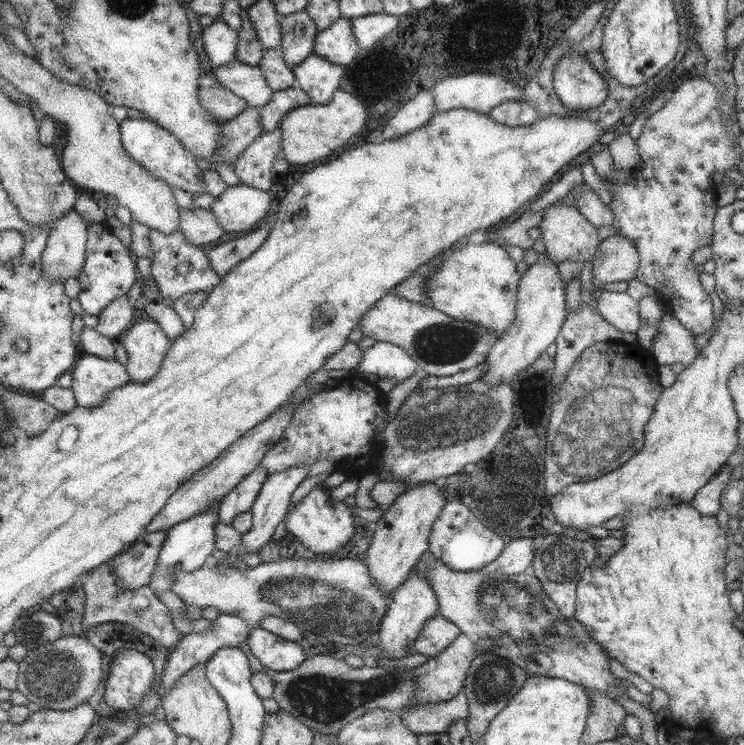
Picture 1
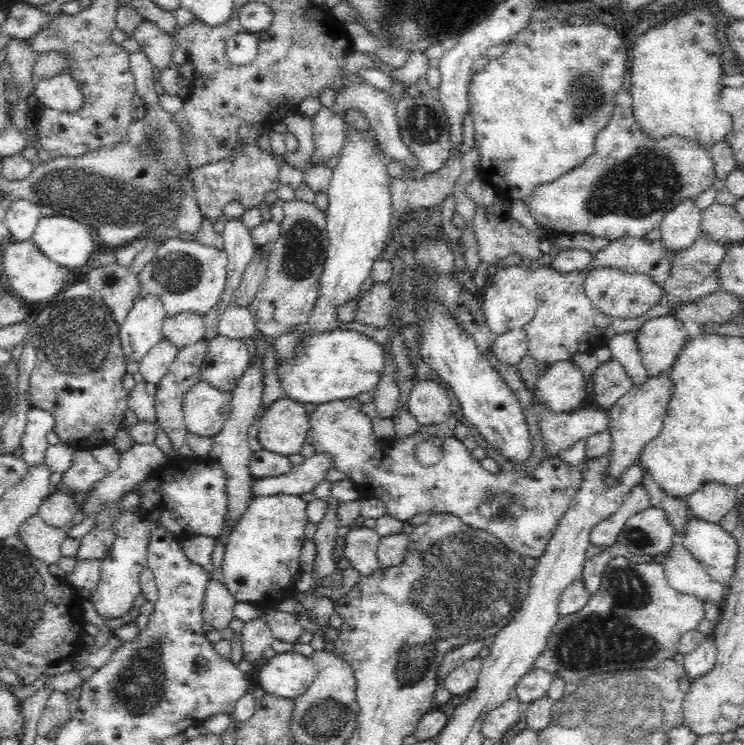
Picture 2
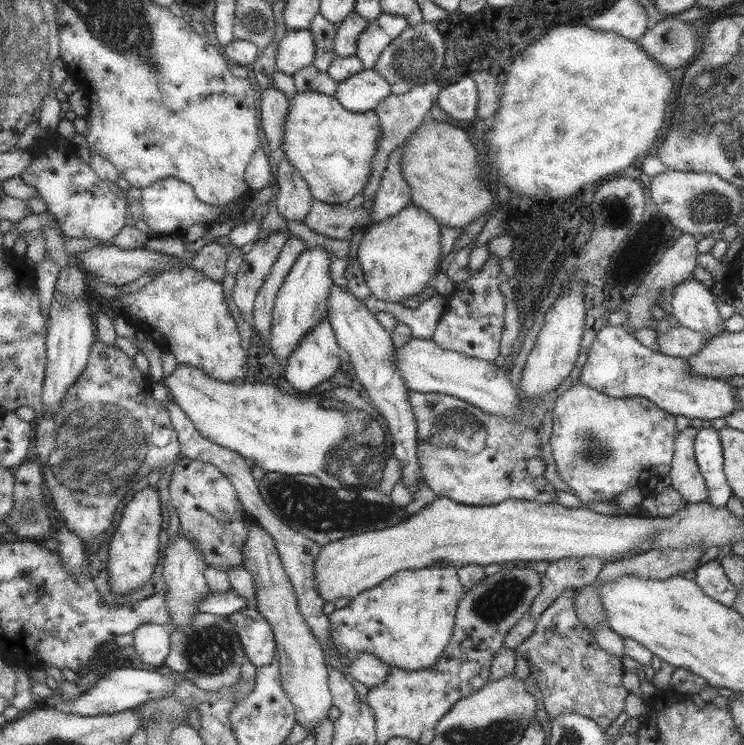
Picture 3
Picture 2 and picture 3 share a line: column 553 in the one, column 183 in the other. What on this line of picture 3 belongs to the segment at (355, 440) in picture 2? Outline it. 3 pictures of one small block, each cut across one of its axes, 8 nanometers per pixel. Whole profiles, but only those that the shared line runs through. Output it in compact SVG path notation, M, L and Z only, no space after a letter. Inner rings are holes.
M180 456L173 467L167 486L169 503L179 521L179 531L191 540L193 548L203 556L207 567L223 571L243 566L242 547L247 530L241 520L241 504L231 481L214 464Z

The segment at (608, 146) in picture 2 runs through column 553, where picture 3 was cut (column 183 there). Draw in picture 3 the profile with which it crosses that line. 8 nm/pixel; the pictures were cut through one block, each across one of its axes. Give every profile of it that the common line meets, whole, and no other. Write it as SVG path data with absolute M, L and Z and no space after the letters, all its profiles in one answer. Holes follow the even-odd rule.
M173 176L151 183L149 186L140 189L140 205L142 208L139 217L153 232L166 235L181 235L189 226L202 224L209 226L217 216L224 210L219 207L203 204L194 194L194 189L190 184L185 184L183 180L177 180Z

